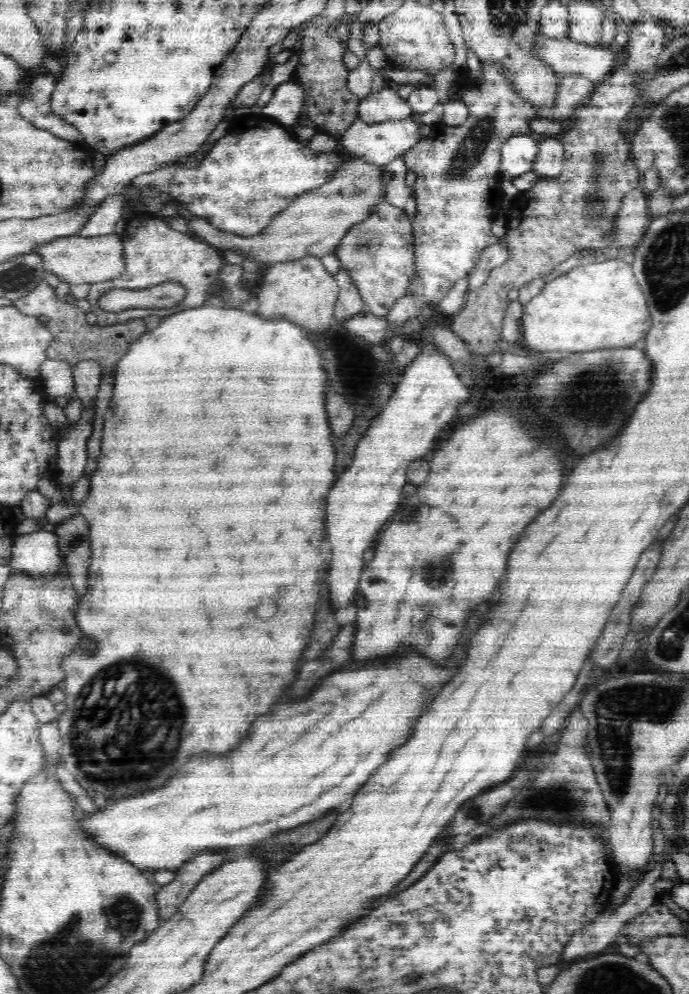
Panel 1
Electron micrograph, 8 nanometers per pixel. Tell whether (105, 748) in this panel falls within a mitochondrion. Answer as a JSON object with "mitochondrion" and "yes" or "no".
{"mitochondrion":"yes"}

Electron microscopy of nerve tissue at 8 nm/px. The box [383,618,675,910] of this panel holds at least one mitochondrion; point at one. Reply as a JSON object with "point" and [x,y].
{"point":[567,799]}

